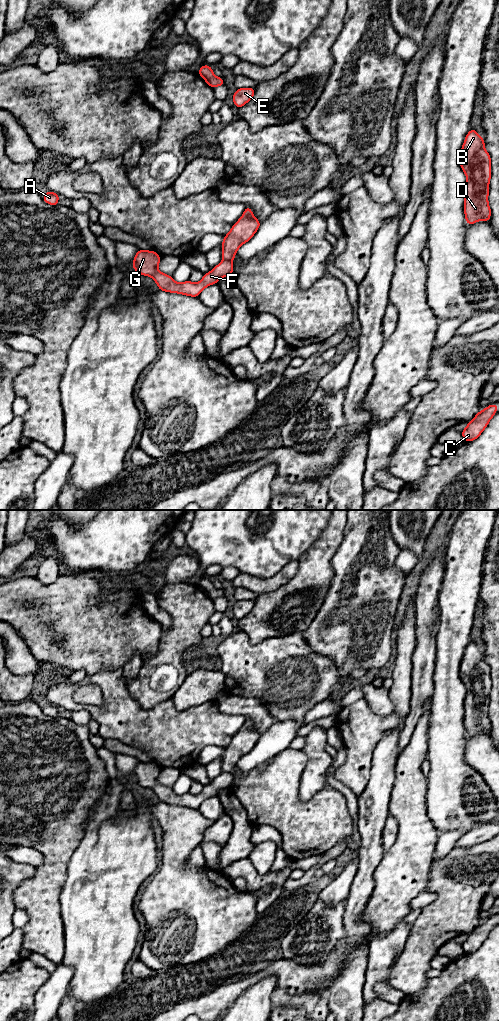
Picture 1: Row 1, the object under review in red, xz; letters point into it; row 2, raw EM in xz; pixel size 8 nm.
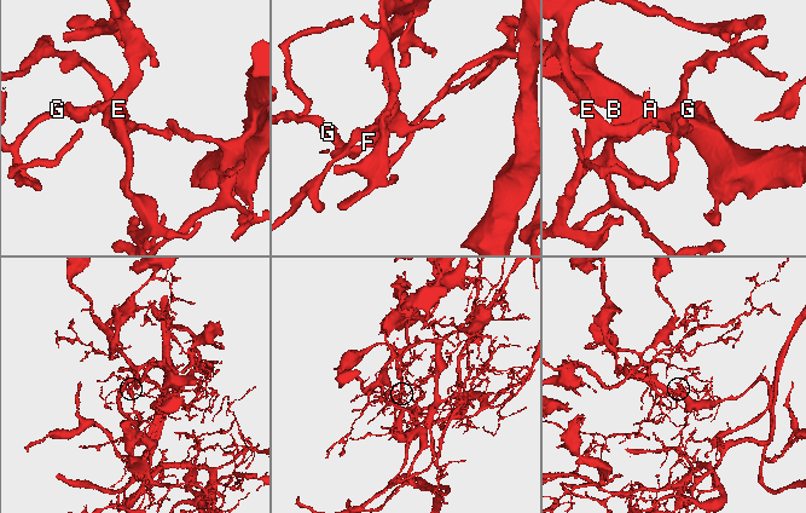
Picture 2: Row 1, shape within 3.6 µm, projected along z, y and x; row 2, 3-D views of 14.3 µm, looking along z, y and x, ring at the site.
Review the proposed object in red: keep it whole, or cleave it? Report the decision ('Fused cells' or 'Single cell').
Fused cells

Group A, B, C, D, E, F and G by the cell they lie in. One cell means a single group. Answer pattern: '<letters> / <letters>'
A F G / B C D E

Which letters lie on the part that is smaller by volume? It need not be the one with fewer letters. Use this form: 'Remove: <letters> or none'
Remove: A, F, G

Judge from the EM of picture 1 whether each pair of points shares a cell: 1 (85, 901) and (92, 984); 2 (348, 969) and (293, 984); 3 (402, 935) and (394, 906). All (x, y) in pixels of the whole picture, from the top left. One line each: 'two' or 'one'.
1: one
2: two
3: two

